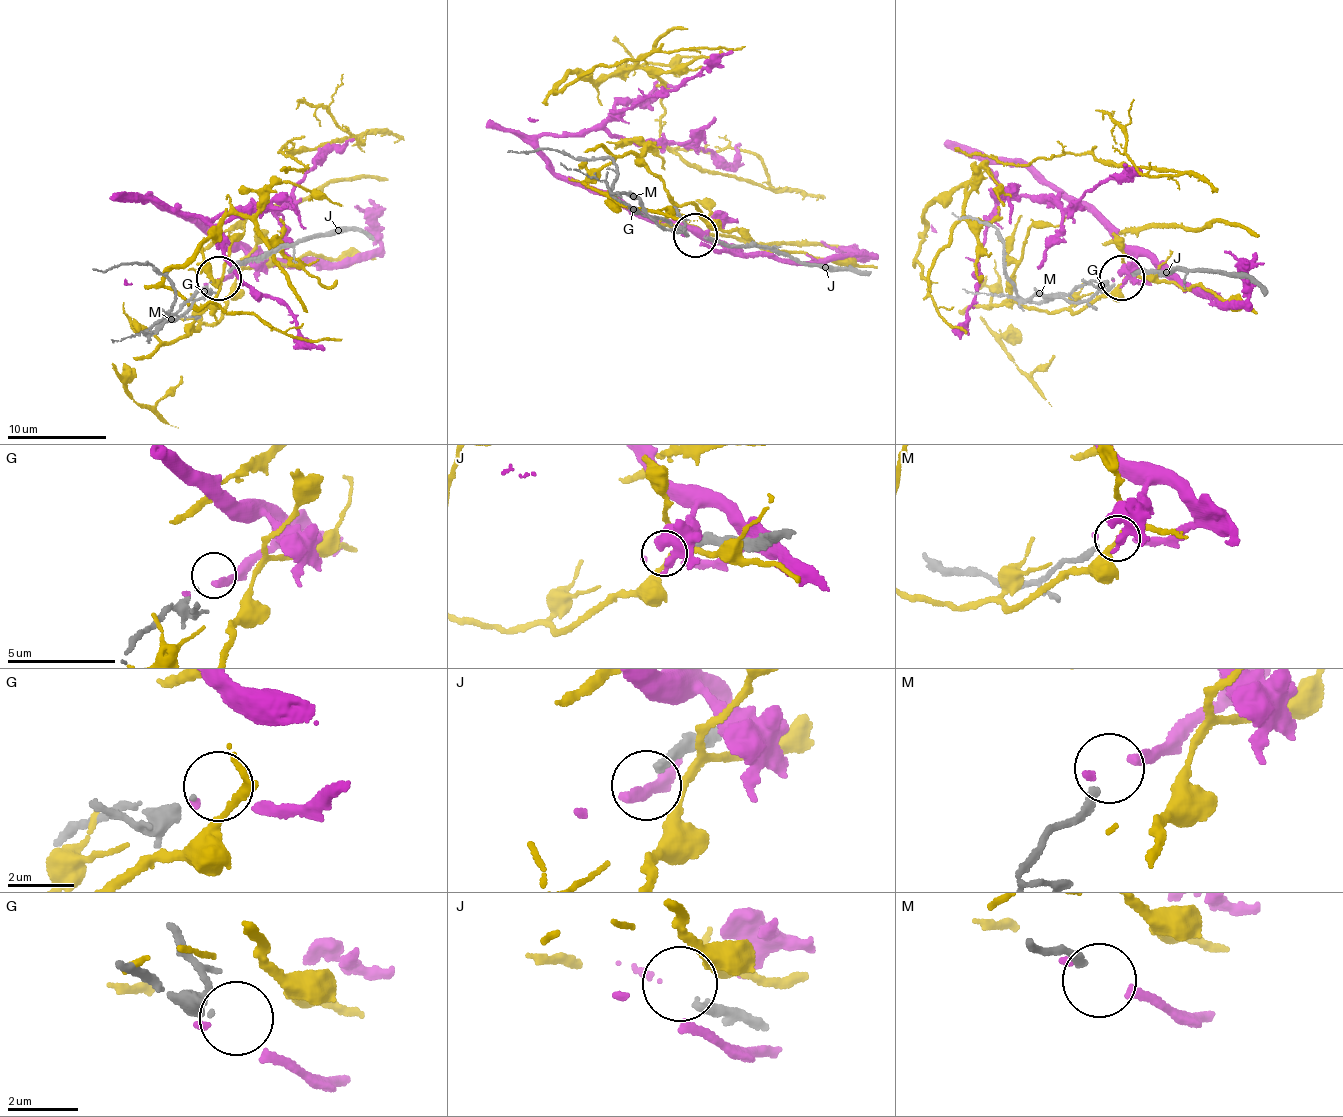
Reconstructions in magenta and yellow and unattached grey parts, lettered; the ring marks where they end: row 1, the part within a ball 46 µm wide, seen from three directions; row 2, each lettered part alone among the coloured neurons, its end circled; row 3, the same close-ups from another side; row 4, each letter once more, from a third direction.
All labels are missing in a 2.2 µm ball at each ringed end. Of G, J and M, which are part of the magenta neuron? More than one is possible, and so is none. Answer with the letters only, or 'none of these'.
none of these

